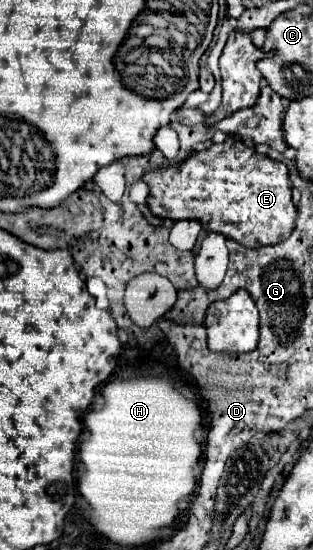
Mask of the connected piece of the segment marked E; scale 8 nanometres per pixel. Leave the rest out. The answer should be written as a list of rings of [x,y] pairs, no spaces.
[[[230,136],[222,144],[212,144],[208,150],[190,154],[184,162],[168,168],[156,168],[142,176],[148,184],[148,208],[158,218],[178,220],[198,220],[206,232],[218,232],[246,248],[272,246],[286,240],[294,230],[296,208],[292,204],[292,184],[288,178],[288,168],[282,162],[270,160],[248,148],[238,138]]]

